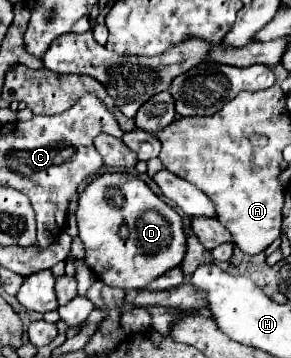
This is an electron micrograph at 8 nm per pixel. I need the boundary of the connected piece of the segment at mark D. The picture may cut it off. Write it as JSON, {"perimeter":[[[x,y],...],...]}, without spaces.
{"perimeter":[[[105,173],[87,183],[87,187],[79,195],[77,227],[79,237],[87,249],[87,267],[111,287],[143,289],[165,271],[177,267],[185,257],[187,239],[183,233],[183,221],[179,213],[165,201],[161,201],[143,179],[129,173]]]}

